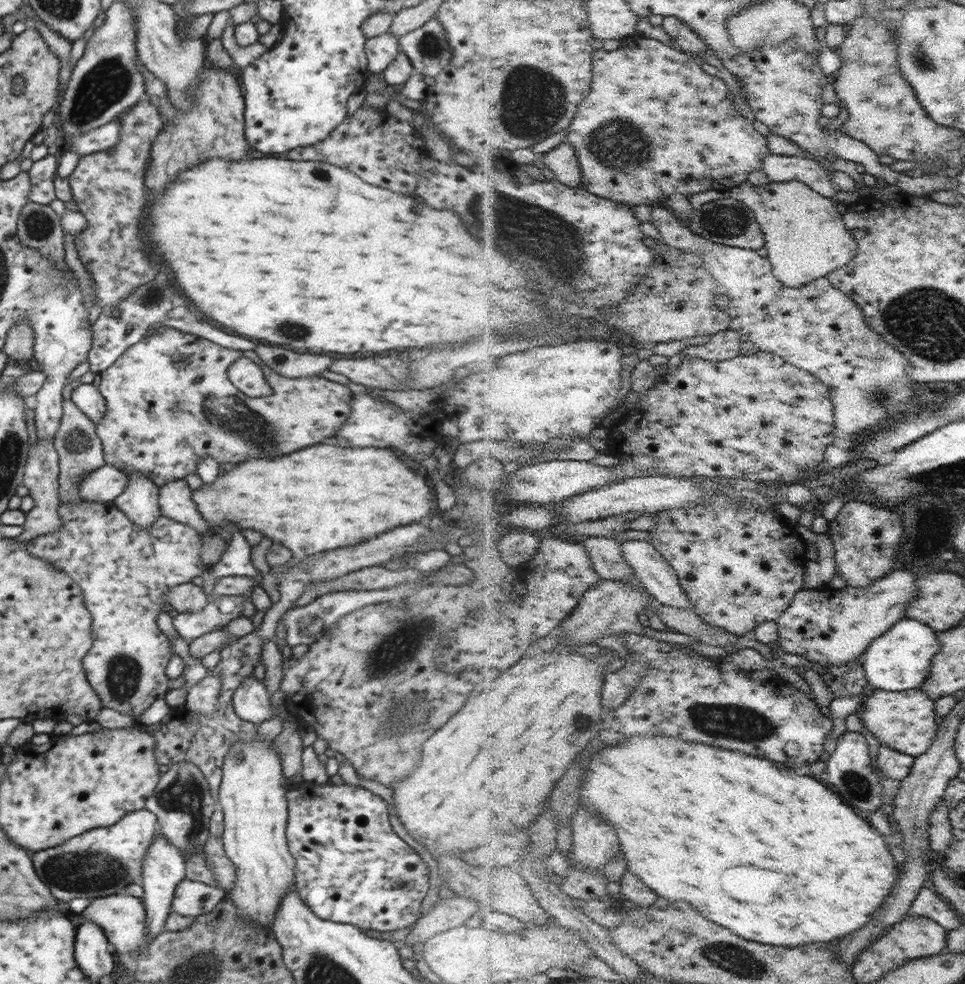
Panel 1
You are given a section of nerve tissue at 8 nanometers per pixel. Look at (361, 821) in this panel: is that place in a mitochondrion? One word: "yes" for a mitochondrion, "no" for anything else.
no

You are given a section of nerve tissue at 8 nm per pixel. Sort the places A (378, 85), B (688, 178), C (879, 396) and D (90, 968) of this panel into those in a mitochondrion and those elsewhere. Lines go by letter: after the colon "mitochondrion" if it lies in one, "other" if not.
A: other
B: other
C: mitochondrion
D: other

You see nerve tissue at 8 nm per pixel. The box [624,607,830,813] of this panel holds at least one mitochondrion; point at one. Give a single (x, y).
(749, 726)

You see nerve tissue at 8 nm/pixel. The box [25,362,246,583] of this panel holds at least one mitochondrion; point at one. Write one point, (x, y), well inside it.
(76, 441)

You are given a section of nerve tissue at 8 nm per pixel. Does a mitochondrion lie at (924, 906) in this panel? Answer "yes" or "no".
no

